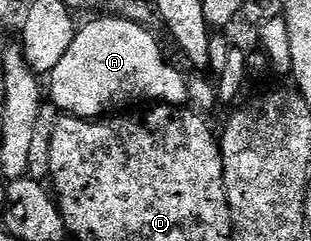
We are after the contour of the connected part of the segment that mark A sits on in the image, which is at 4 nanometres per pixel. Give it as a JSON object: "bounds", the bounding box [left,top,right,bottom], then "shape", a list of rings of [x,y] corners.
{"bounds":[48,20,188,118],"shape":[[[94,20],[83,28],[81,25],[75,31],[68,54],[60,58],[53,72],[49,73],[48,80],[49,103],[53,104],[59,113],[83,118],[102,118],[115,110],[122,110],[125,104],[136,103],[137,100],[150,100],[146,102],[161,102],[175,106],[185,105],[188,100],[187,77],[182,77],[166,61],[157,40],[146,29],[130,20]]]}

